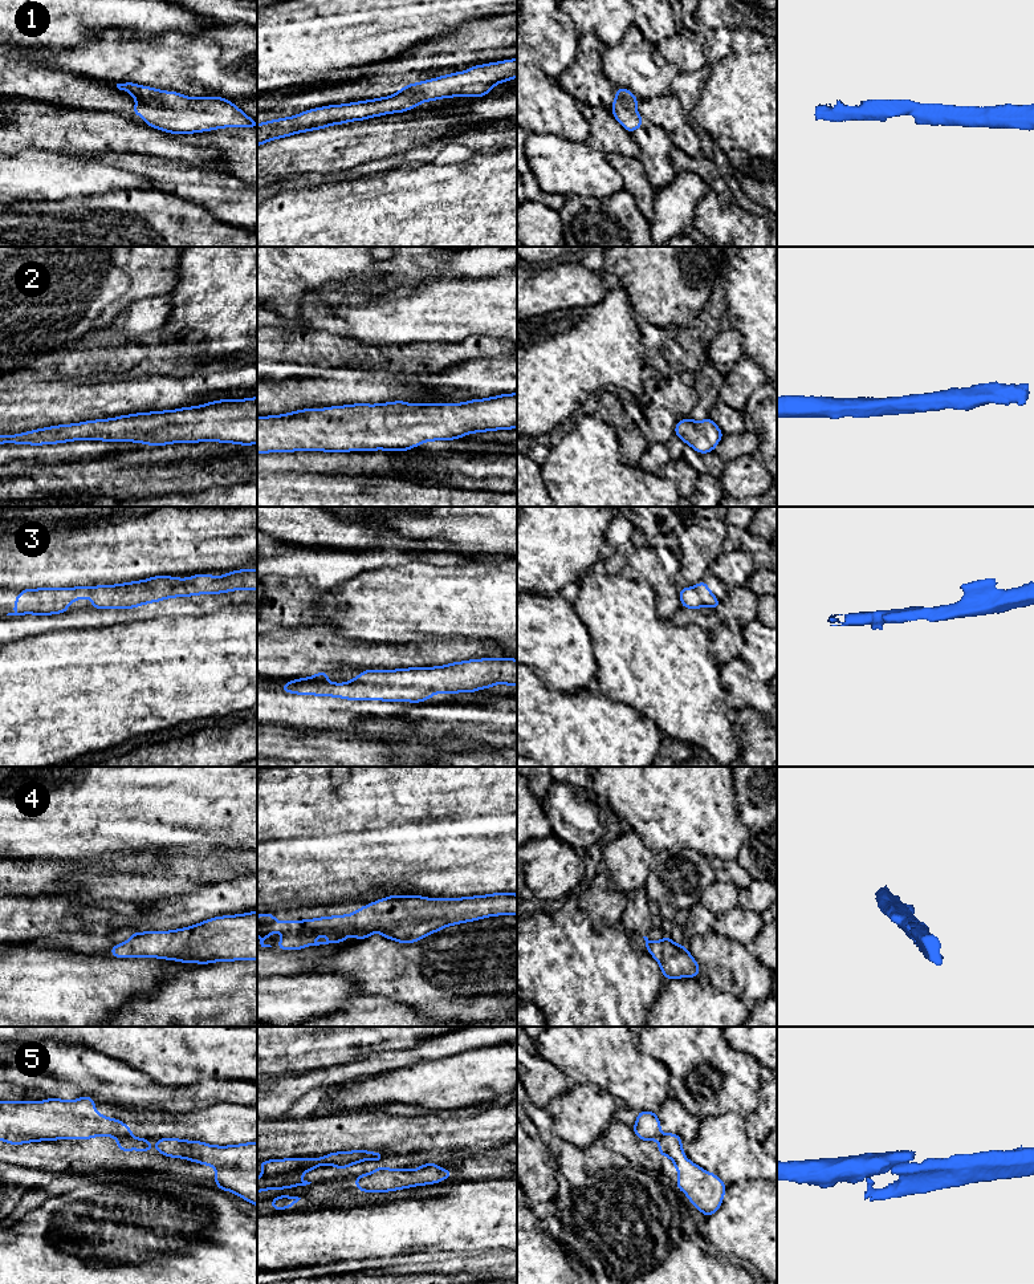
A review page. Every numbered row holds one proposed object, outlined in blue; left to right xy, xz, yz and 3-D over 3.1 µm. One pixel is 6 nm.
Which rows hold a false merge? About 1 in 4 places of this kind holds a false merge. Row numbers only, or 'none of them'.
5

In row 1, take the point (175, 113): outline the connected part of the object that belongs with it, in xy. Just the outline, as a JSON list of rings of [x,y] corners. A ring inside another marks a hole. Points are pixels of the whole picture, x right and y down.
[[[133,82],[117,84],[117,88],[119,90],[127,90],[137,99],[138,103],[131,110],[133,114],[143,117],[146,125],[171,134],[200,133],[232,126],[257,127],[257,122],[252,121],[229,99],[221,97],[190,98],[176,92],[162,92]]]

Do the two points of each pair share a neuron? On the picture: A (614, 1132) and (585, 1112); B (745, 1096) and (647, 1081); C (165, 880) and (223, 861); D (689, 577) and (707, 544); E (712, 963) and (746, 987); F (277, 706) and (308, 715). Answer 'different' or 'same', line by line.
A: different
B: different
C: same
D: same
E: same
F: same

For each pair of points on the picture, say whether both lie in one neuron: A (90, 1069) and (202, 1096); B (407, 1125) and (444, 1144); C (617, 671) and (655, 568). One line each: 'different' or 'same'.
A: same
B: same
C: different

